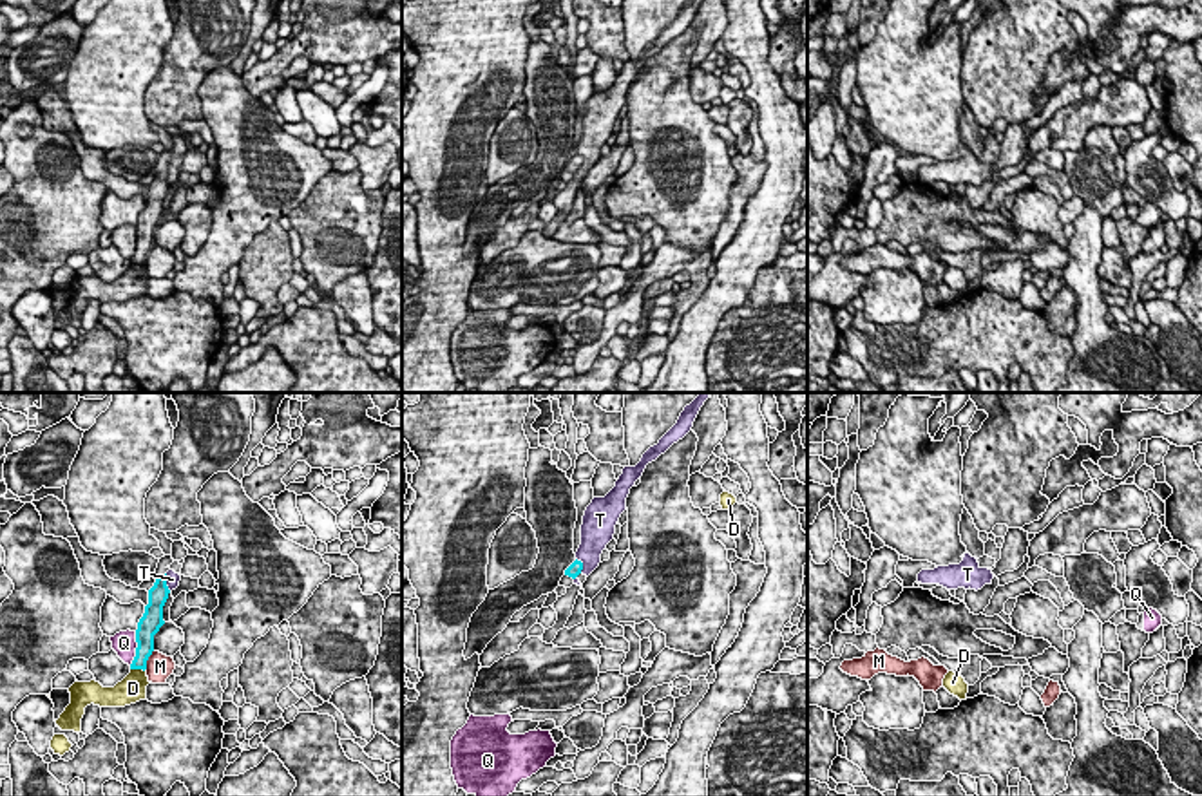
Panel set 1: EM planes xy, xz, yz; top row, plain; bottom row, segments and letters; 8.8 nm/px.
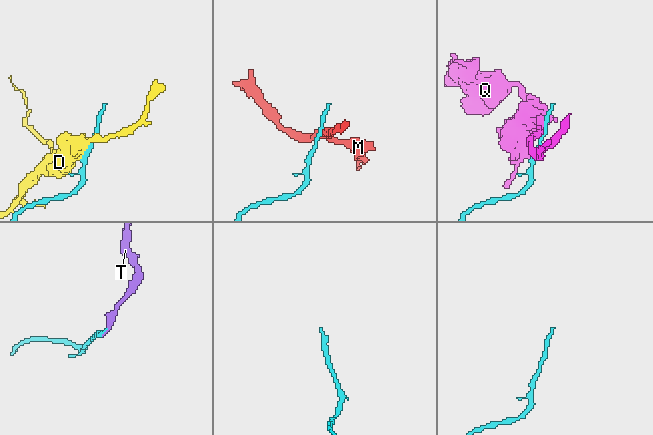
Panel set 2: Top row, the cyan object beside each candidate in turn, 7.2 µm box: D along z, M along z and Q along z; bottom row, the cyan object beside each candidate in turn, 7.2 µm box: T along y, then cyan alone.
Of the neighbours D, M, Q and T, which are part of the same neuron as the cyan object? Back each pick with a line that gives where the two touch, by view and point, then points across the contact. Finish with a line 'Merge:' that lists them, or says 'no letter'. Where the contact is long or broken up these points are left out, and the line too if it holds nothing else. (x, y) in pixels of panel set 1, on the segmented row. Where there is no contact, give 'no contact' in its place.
Merge: no letter

